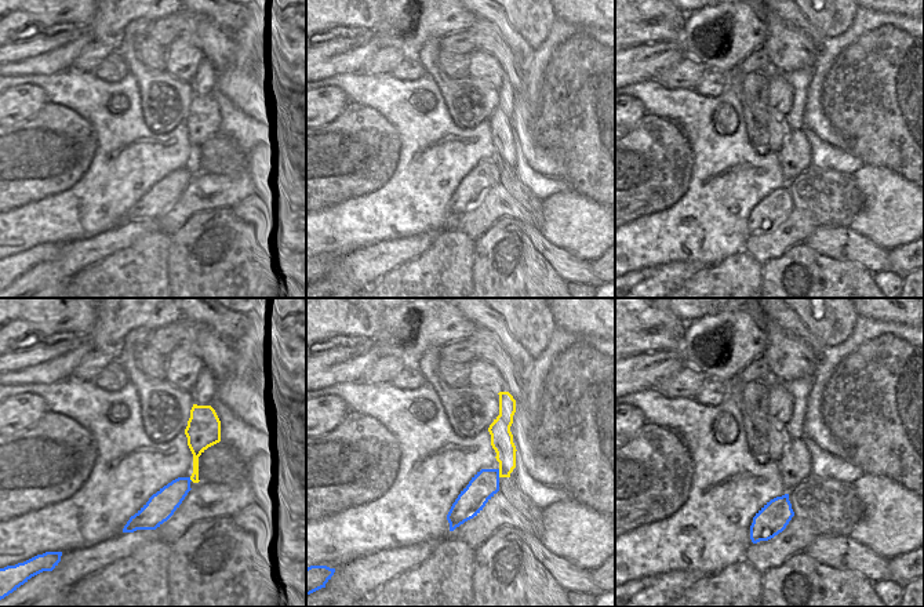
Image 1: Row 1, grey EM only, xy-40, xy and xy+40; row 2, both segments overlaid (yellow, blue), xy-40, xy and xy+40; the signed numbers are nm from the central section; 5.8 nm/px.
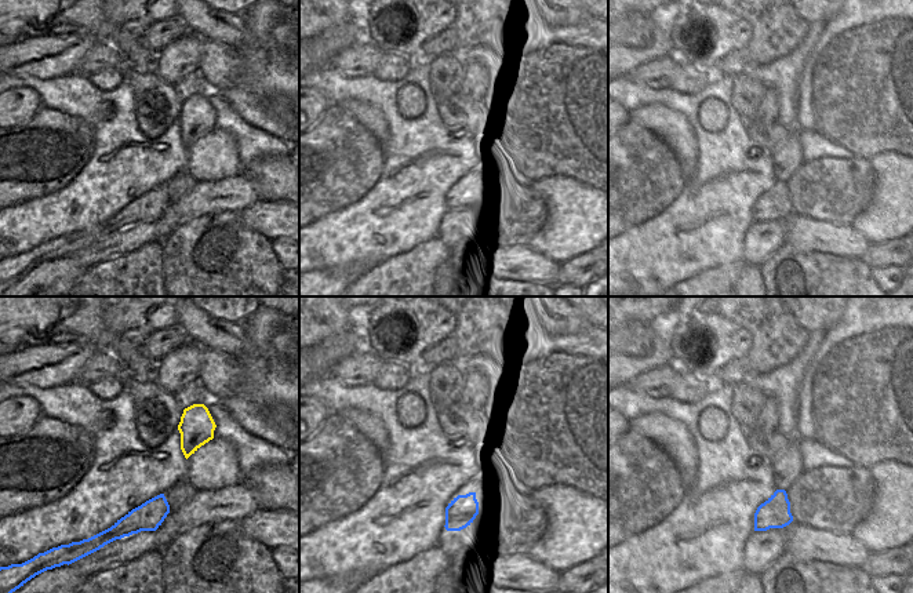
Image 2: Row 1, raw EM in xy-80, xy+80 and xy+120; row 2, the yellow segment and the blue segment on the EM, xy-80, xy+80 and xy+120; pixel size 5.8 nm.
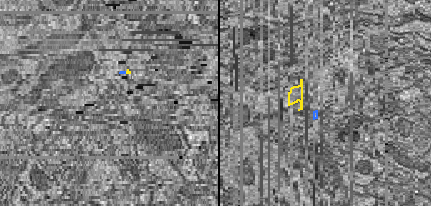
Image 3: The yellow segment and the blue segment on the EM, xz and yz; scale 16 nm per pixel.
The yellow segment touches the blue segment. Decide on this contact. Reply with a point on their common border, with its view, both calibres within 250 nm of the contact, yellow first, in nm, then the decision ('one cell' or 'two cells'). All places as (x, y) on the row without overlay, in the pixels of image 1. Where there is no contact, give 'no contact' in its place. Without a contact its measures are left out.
xy (499, 164) | 130/160 nm | two cells

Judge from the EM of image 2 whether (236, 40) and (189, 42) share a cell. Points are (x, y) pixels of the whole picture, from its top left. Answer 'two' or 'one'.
two

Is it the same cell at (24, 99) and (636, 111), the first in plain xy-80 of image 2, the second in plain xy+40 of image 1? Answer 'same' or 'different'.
same

